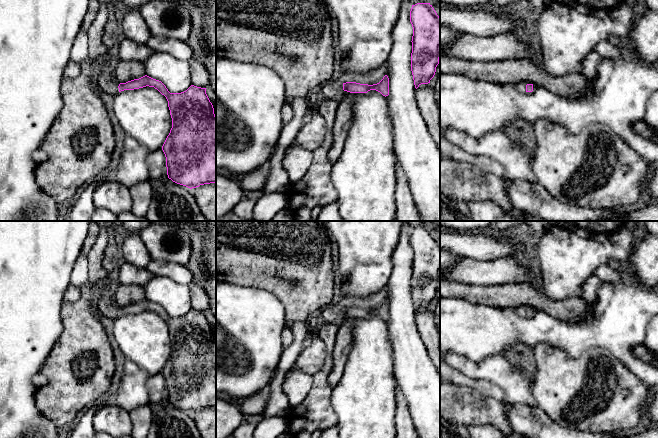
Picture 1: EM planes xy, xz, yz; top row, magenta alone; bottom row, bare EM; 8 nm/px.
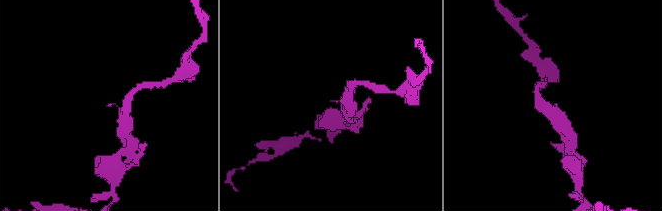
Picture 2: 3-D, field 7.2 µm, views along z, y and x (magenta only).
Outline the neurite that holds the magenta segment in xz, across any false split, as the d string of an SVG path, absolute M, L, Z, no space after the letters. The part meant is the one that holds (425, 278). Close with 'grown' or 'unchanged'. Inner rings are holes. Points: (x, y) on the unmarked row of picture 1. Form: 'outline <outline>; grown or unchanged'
outline M430 227L412 229L411 295L417 313L434 301L440 282L440 241Z; unchanged

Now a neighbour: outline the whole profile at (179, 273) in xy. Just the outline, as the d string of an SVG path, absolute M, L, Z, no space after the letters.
M151 260L146 269L154 276L167 277L181 285L190 285L193 282L192 274L186 265Z

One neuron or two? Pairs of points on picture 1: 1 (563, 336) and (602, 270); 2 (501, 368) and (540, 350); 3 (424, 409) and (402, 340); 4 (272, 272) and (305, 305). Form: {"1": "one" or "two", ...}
{"1": "two", "2": "two", "3": "one", "4": "one"}

